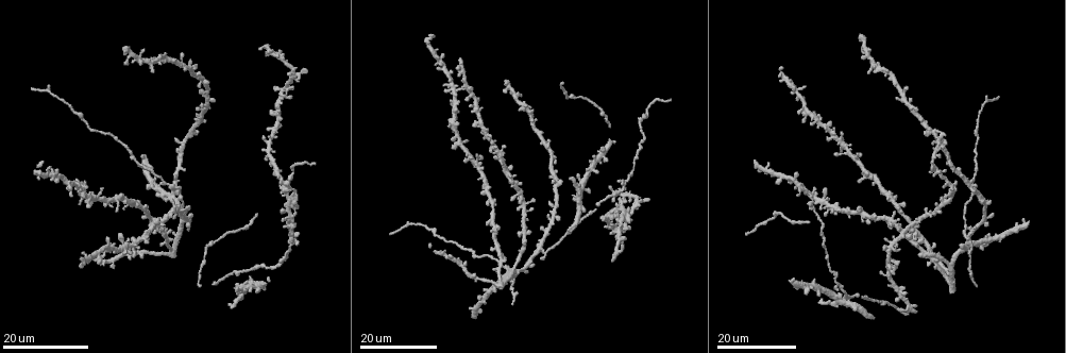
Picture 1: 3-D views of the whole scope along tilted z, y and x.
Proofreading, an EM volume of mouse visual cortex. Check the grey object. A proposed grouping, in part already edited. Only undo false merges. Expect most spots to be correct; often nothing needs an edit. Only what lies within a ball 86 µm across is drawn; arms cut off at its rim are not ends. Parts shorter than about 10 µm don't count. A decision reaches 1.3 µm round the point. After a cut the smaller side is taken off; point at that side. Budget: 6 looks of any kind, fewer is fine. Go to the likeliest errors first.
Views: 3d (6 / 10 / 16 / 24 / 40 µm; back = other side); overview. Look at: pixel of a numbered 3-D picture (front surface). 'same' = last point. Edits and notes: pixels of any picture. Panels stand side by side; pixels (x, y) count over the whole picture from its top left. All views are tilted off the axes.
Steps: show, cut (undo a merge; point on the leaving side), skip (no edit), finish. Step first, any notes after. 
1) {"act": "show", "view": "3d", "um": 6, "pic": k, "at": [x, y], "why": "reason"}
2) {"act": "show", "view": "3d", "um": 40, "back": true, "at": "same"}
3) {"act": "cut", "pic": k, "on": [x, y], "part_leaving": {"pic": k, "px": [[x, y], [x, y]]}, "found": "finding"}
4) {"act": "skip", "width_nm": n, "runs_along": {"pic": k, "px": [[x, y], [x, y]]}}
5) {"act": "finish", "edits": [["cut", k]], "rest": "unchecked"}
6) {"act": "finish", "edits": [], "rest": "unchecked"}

{"act": "show", "view": "3d", "um": 16, "pic": 1, "at": [969, 235], "why": "looks like a crossing"}

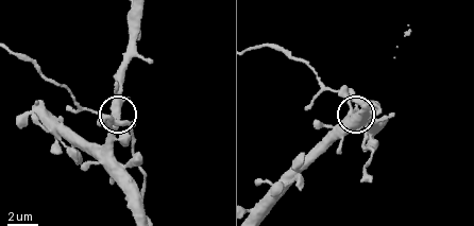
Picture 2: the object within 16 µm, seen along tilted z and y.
{"act": "show", "view": "3d", "um": 10, "pic": 2, "at": [353, 110], "why": "zoom in"}

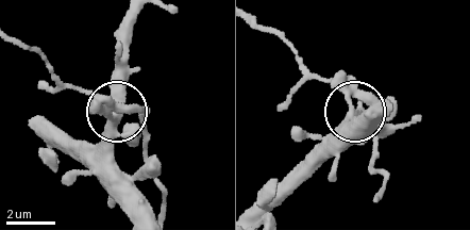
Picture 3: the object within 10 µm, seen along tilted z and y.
{"act": "skip", "arms": 4, "found": "all the same neuron"}

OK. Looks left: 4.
{"act": "show", "view": "3d", "um": 24, "pic": 1, "at": [290, 201], "why": "thick turns thin"}

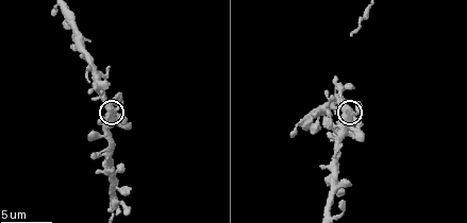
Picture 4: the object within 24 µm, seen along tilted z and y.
{"act": "show", "view": "3d", "um": 6, "pic": 4, "at": [110, 113], "why": "zoom in"}

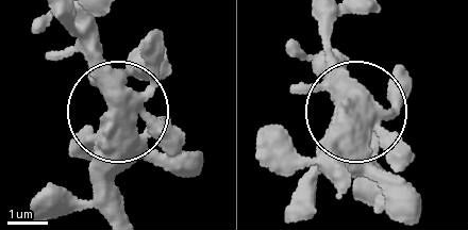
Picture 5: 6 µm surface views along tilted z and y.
{"act": "skip", "found": "all the same neuron"}

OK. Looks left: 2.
{"act": "show", "view": "3d", "um": 24, "pic": 1, "at": [947, 264], "why": "small branch off a trunk"}

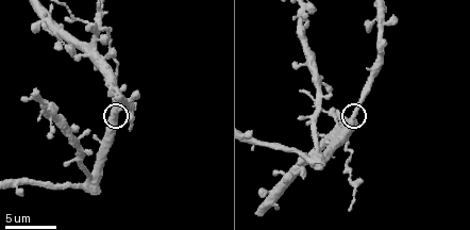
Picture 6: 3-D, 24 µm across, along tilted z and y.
{"act": "show", "view": "3d", "um": 6, "pic": 6, "at": [352, 122], "why": "zoom in"}

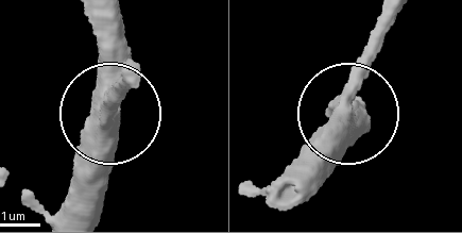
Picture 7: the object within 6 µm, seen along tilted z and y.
{"act": "skip", "width_nm": 450, "found": "continuous, no second neuron"}

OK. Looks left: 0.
{"act": "finish", "edits": [], "rest": "unchecked"}

